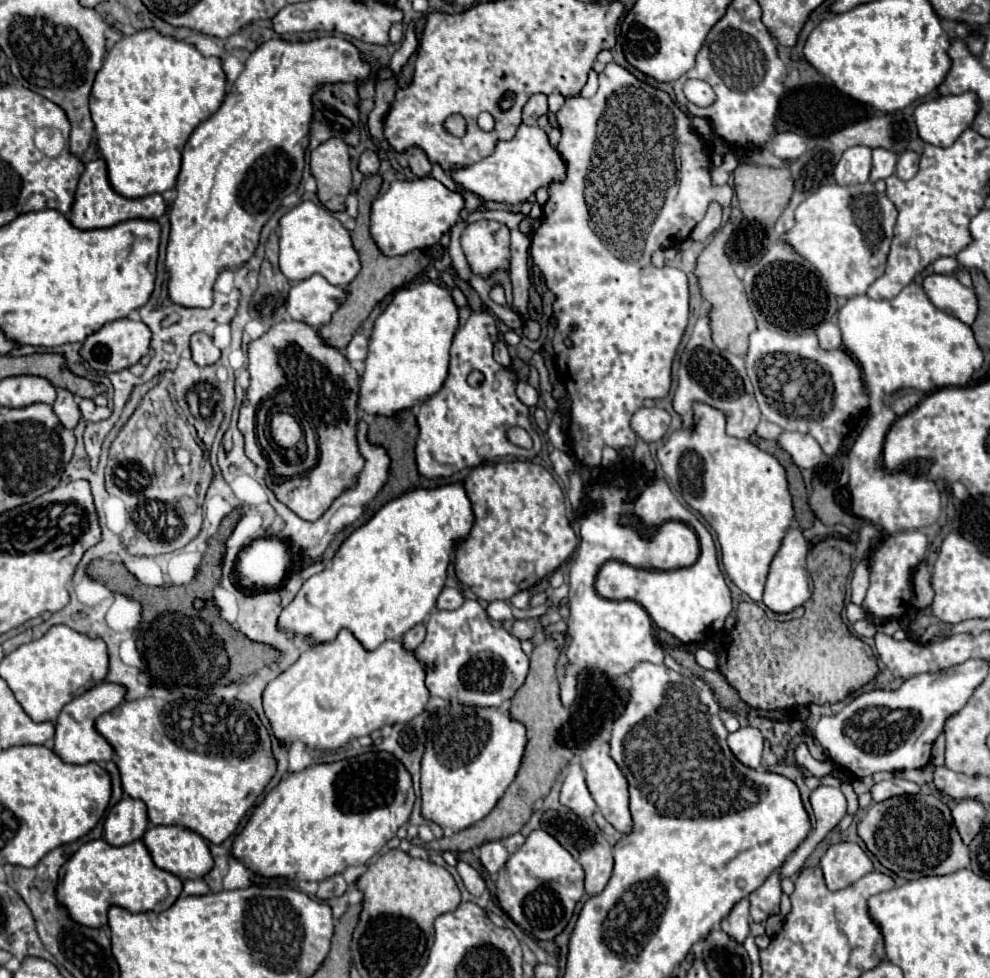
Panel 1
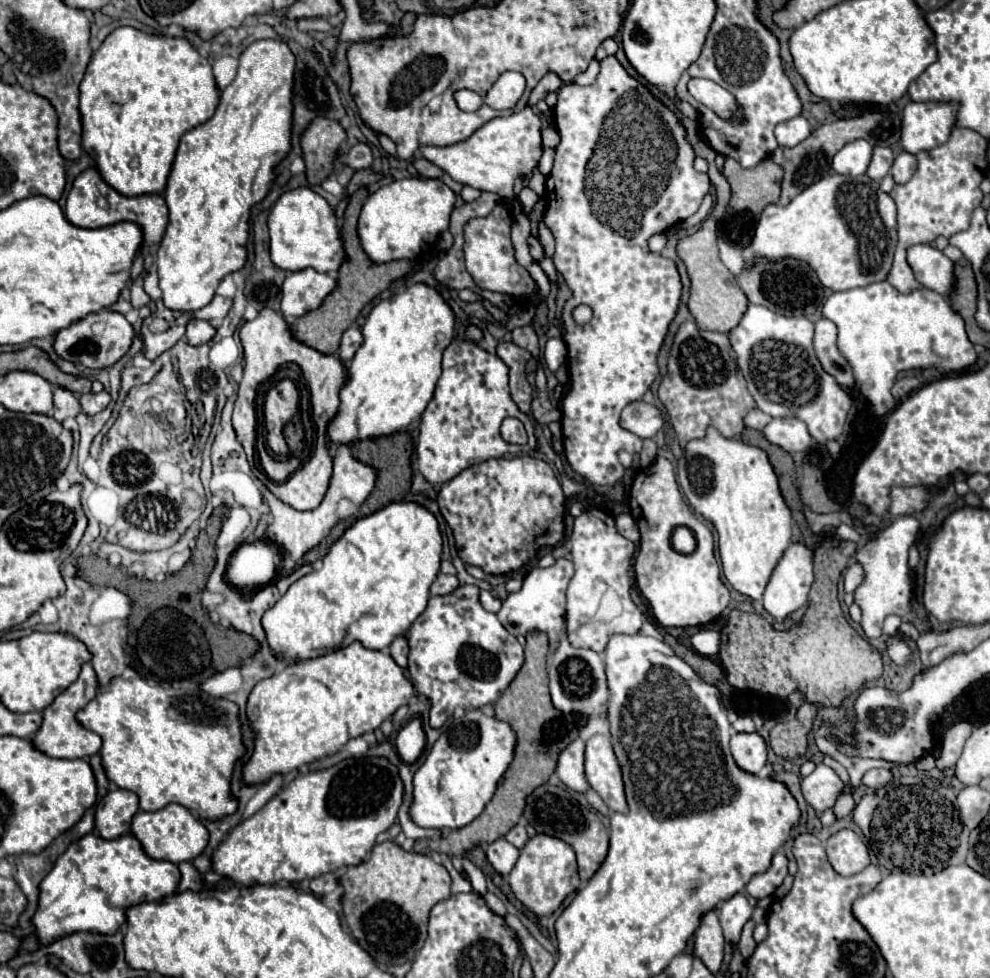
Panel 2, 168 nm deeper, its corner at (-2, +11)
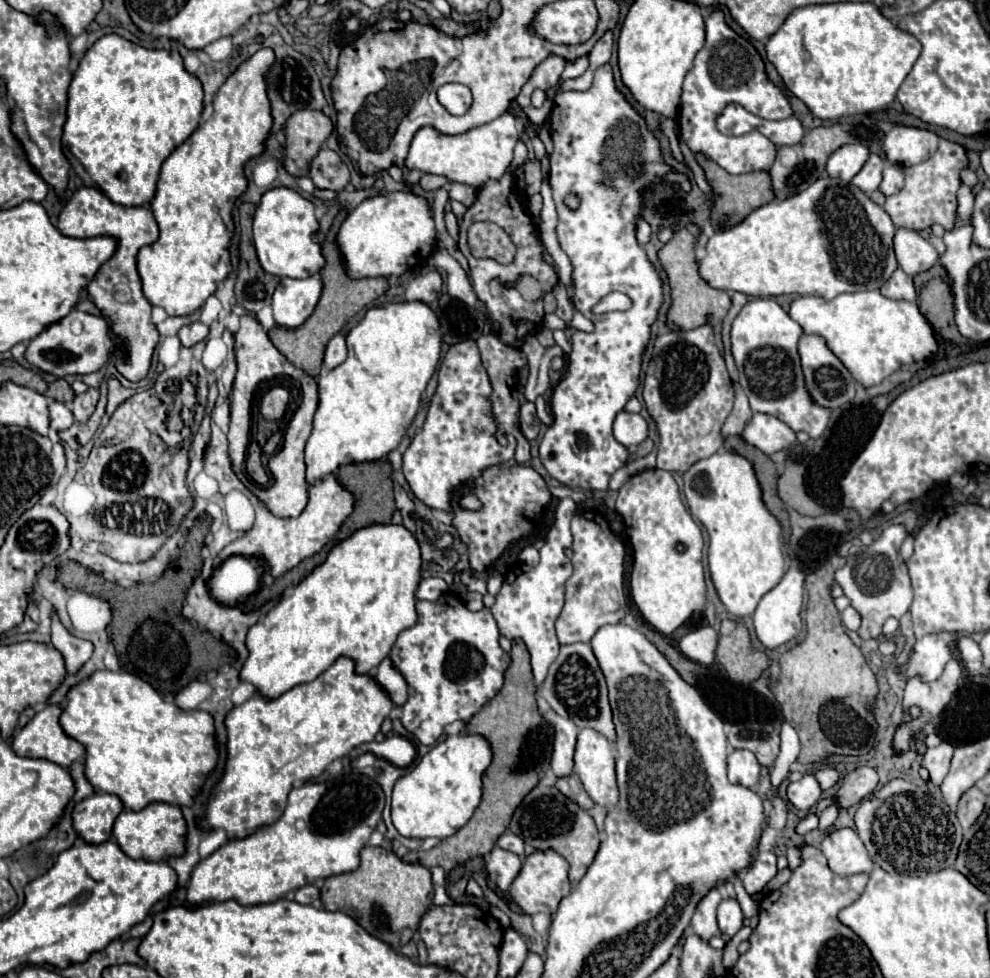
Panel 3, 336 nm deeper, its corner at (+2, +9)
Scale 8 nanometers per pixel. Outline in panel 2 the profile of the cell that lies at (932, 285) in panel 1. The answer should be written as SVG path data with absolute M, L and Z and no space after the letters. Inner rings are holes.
M918 244L908 248L908 264L914 270L916 280L942 294L948 296L948 288L952 288L952 260L948 260L938 248L928 244Z

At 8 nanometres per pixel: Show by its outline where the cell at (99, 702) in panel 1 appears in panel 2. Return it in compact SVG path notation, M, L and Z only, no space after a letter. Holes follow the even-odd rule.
M84 664L78 680L70 688L66 688L60 696L56 696L56 700L42 712L44 722L42 722L42 728L36 732L36 736L32 738L32 744L52 758L86 758L86 756L98 754L102 748L102 738L96 732L86 730L76 720L78 710L84 708L88 700L92 700L98 692L100 692L100 684L96 684L96 672L92 664Z

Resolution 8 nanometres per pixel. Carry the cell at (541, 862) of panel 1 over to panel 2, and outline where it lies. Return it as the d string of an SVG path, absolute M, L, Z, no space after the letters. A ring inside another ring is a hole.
M536 834L520 848L520 858L508 874L508 884L514 896L536 916L552 916L568 894L576 892L580 886L576 854L574 850L548 834Z

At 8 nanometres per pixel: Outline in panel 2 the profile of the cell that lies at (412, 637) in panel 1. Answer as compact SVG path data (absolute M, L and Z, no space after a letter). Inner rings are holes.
M402 634L402 636L398 636L392 644L390 644L390 656L400 664L400 666L404 666L406 668L406 660L408 660L408 638Z

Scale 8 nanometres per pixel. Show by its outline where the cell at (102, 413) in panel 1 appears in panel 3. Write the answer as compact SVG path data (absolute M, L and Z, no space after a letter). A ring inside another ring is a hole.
M88 388L84 394L78 394L72 402L74 420L76 422L86 422L94 412L96 402L98 402L98 390L96 388Z

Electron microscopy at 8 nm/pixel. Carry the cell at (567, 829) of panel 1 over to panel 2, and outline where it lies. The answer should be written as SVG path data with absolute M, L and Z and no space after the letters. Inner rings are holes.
M542 784L528 796L524 816L536 828L536 832L556 836L574 848L578 856L578 872L582 882L590 880L596 874L596 870L604 862L604 856L608 854L608 830L598 818L598 814L590 808L584 794L552 784Z

